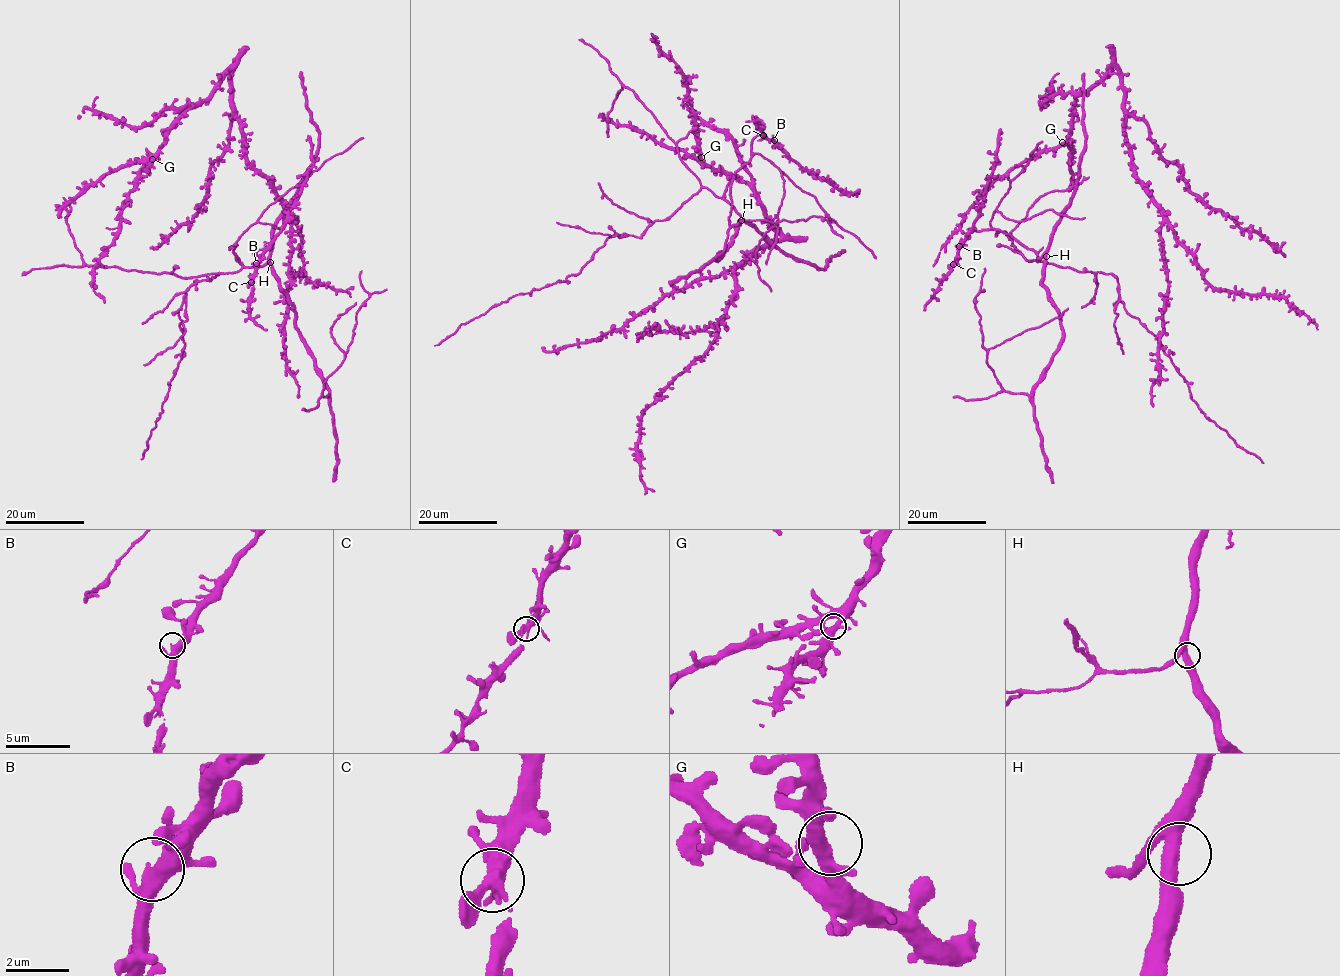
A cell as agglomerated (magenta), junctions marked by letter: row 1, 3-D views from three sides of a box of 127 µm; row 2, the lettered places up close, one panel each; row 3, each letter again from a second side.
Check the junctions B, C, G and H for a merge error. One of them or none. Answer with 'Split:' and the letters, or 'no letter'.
Split: no letter

